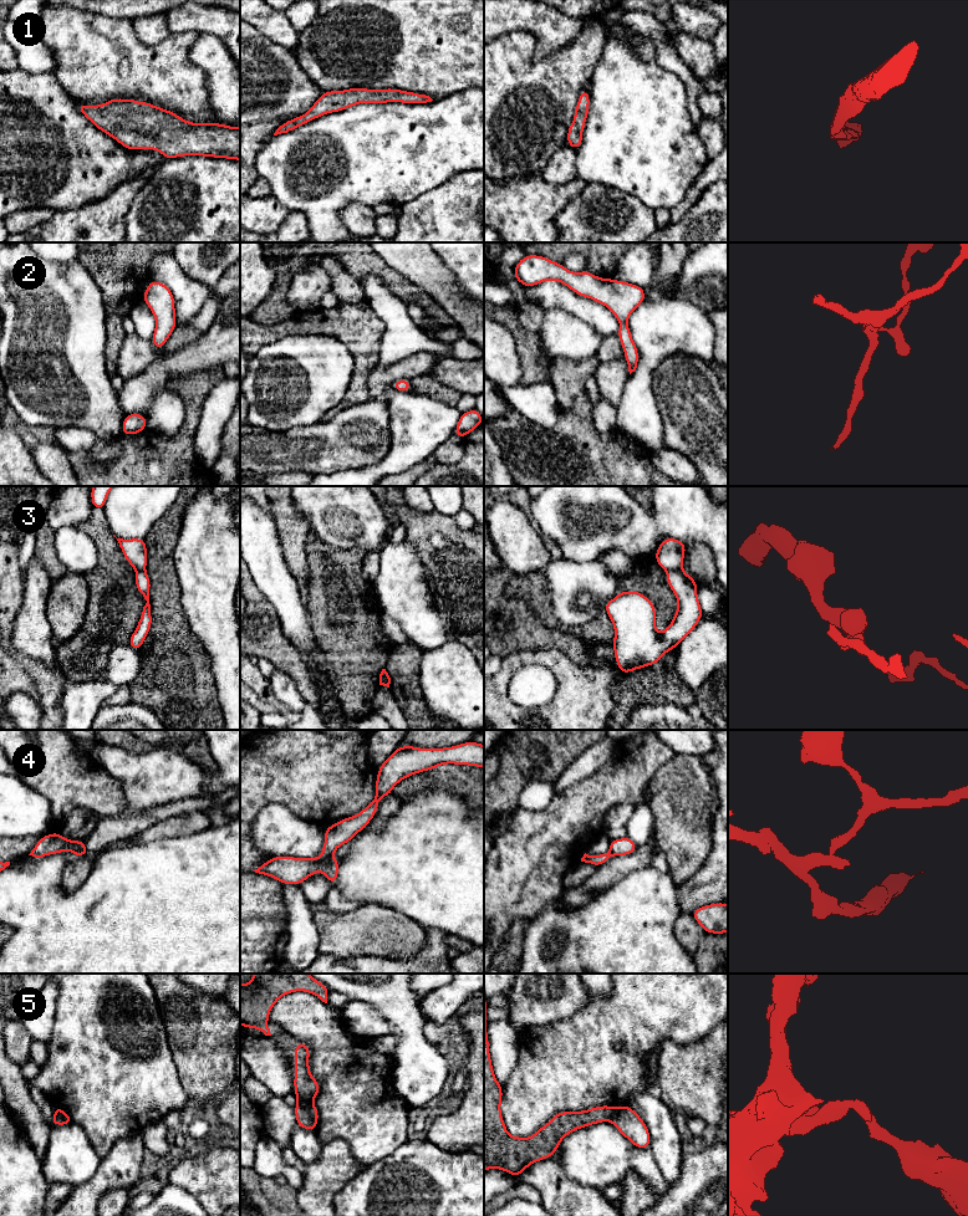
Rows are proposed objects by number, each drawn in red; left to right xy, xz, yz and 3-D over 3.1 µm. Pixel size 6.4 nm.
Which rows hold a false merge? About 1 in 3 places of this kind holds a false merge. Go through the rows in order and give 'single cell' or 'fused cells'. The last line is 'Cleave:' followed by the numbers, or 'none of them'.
1: single cell
2: single cell
3: fused cells
4: fused cells
5: fused cells
Cleave: 3, 4, 5

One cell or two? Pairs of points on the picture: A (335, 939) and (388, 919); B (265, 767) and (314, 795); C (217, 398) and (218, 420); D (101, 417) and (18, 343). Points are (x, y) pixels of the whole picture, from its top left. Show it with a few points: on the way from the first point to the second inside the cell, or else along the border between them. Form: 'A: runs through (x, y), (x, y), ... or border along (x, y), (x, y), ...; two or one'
A: runs through (349, 934), (375, 930); one
B: runs through (278, 767), (286, 767), (301, 782); one
C: runs through (218, 403), (218, 415); one
D: runs through (80, 396), (39, 357); one

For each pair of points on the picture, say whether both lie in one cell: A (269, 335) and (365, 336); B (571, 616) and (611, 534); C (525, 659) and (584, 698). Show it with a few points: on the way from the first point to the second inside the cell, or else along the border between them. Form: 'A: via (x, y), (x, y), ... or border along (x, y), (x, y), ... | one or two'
A: via (293, 326), (299, 323), (341, 323) | one
B: via (567, 596), (567, 581), (591, 553) | one
C: via (541, 658), (549, 658), (572, 681) | one

